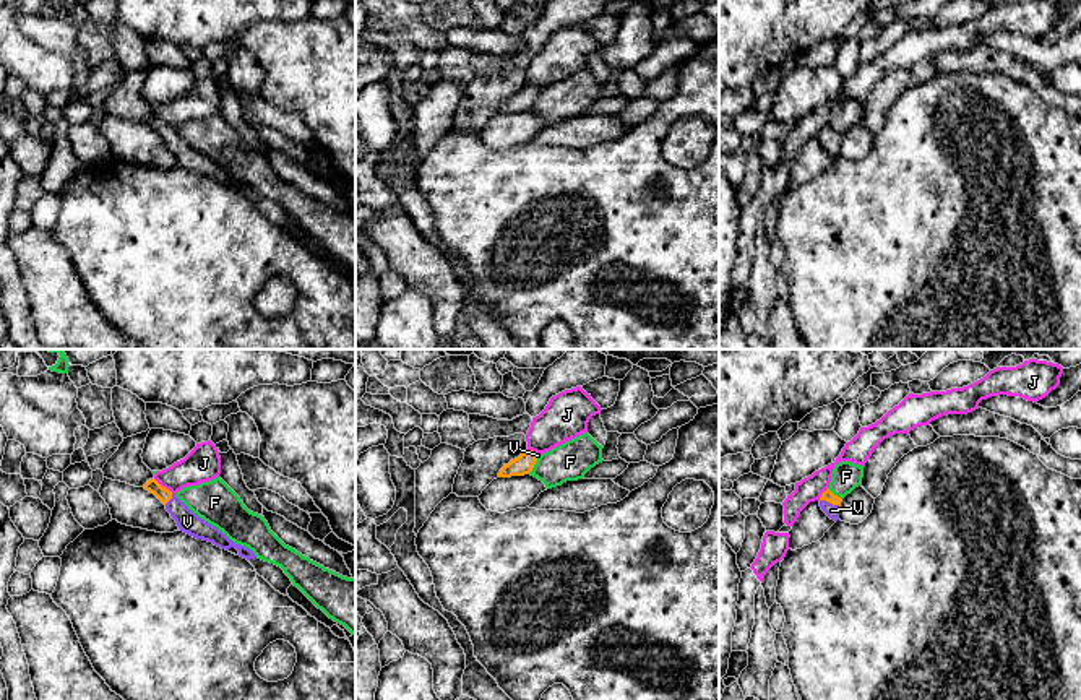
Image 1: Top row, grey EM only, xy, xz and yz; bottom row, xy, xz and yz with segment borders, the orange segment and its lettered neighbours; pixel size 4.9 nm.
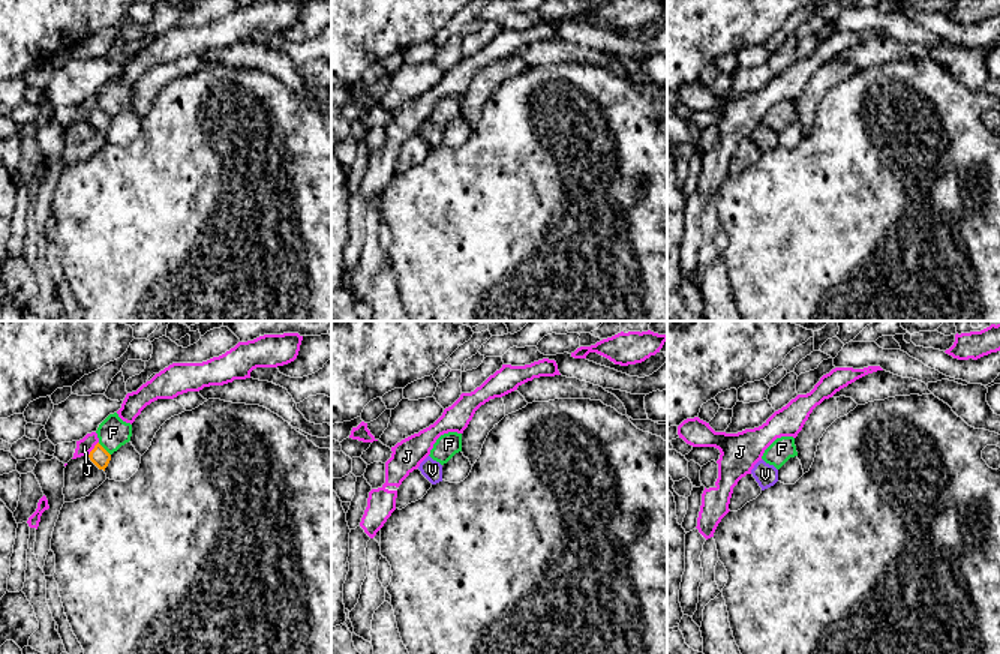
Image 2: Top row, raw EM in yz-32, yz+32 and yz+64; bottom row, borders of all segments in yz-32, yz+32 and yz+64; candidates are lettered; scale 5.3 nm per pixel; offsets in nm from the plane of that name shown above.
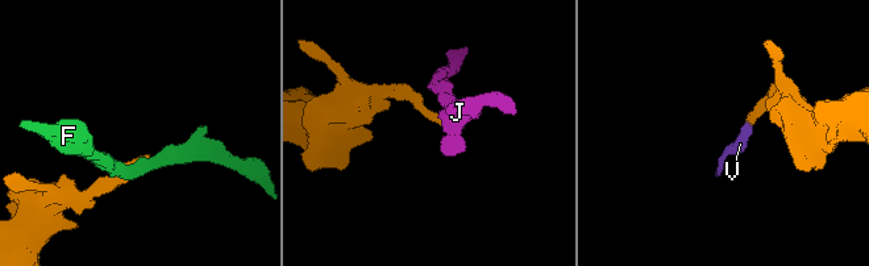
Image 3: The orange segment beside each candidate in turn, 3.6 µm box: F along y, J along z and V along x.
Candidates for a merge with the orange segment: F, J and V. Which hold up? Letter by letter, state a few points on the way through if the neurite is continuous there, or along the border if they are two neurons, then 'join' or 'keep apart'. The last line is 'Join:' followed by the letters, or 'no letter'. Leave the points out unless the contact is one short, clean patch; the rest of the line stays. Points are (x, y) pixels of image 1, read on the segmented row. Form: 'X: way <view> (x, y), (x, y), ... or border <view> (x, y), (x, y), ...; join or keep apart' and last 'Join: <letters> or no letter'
F: keep apart
J: border xy (153, 478), (172, 492); keep apart
V: join
Join: V

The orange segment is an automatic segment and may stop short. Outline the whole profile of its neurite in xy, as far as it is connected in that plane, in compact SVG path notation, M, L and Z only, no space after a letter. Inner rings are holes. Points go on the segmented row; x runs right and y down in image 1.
M154 477L149 479L143 487L154 494L166 505L166 510L175 520L180 531L196 539L213 542L214 546L226 551L235 547L239 551L239 555L247 560L256 557L253 551L245 546L235 544L216 526L209 525L196 513L193 513L175 494L162 487Z

